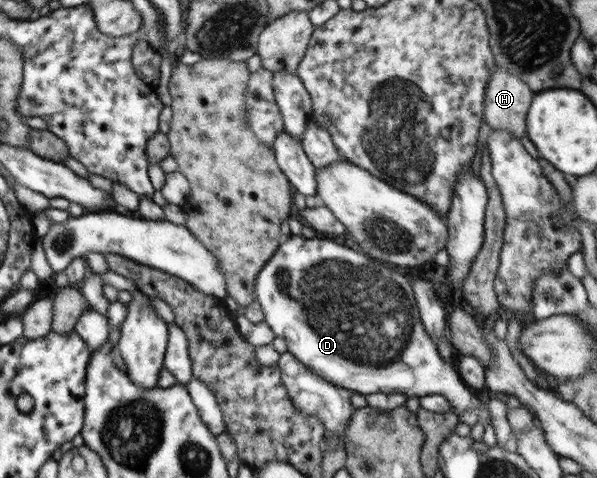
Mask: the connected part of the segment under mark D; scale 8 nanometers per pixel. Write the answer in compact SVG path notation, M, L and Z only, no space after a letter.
M318 235L310 240L302 236L290 236L282 239L280 246L277 248L273 257L265 263L265 266L259 271L256 278L255 290L257 302L261 306L264 313L265 323L271 328L277 337L285 338L288 351L297 360L300 360L313 374L318 374L327 382L334 383L335 386L351 390L353 393L373 394L377 392L401 393L405 397L418 396L424 397L427 394L440 394L444 396L455 408L455 412L469 412L474 408L481 408L482 403L478 397L475 397L469 389L468 385L459 376L458 368L453 365L453 361L447 362L437 351L437 342L432 341L425 328L421 323L420 314L417 309L417 301L413 294L412 284L407 280L407 276L401 276L394 270L385 267L382 262L376 261L373 257L363 256L355 250L351 250L341 242L333 242L333 240L323 240L323 236Z

